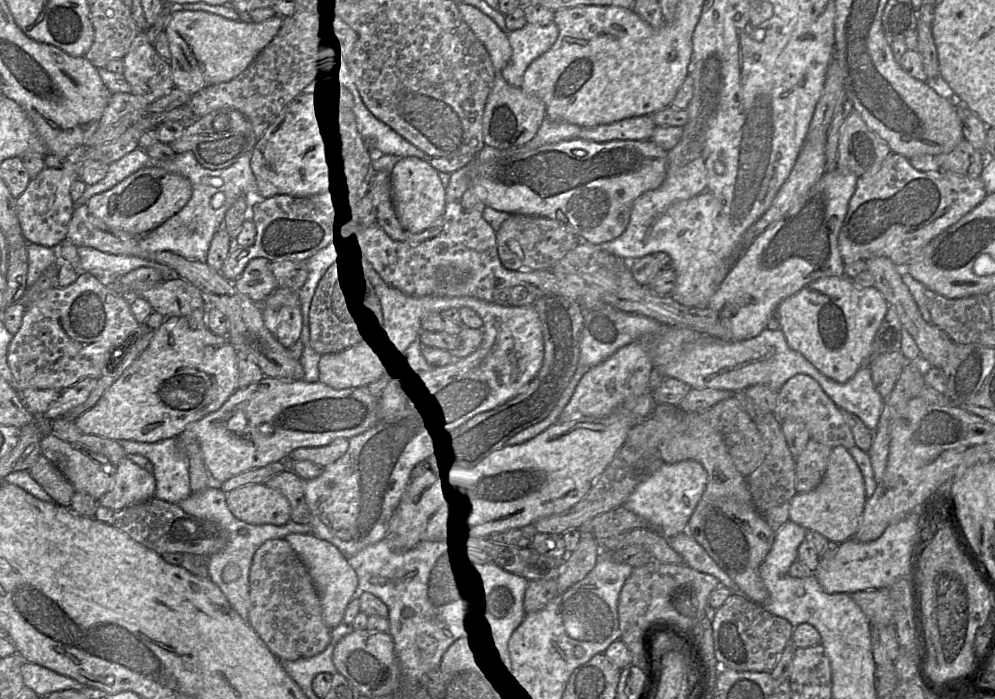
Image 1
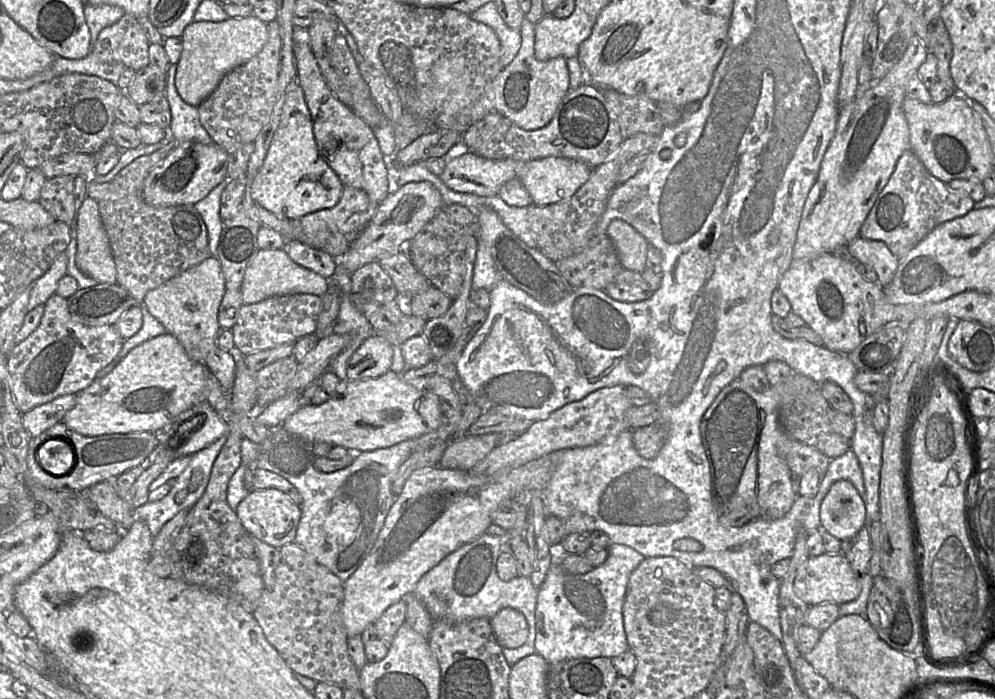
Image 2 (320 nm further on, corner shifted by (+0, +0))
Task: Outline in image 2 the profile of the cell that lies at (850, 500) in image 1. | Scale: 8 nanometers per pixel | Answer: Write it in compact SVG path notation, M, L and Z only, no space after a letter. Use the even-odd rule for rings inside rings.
M848 480L833 483L820 505L821 528L840 541L855 536L866 524L866 505Z

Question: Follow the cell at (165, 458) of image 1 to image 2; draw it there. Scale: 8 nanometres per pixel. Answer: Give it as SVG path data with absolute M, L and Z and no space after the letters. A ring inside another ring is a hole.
M224 435L210 445L194 453L187 467L175 479L175 483L171 487L170 492L160 501L147 502L137 507L134 512L134 521L139 520L145 522L149 527L151 535L155 537L162 527L169 520L173 519L180 511L190 509L194 506L206 490L214 461L226 440L227 435Z

